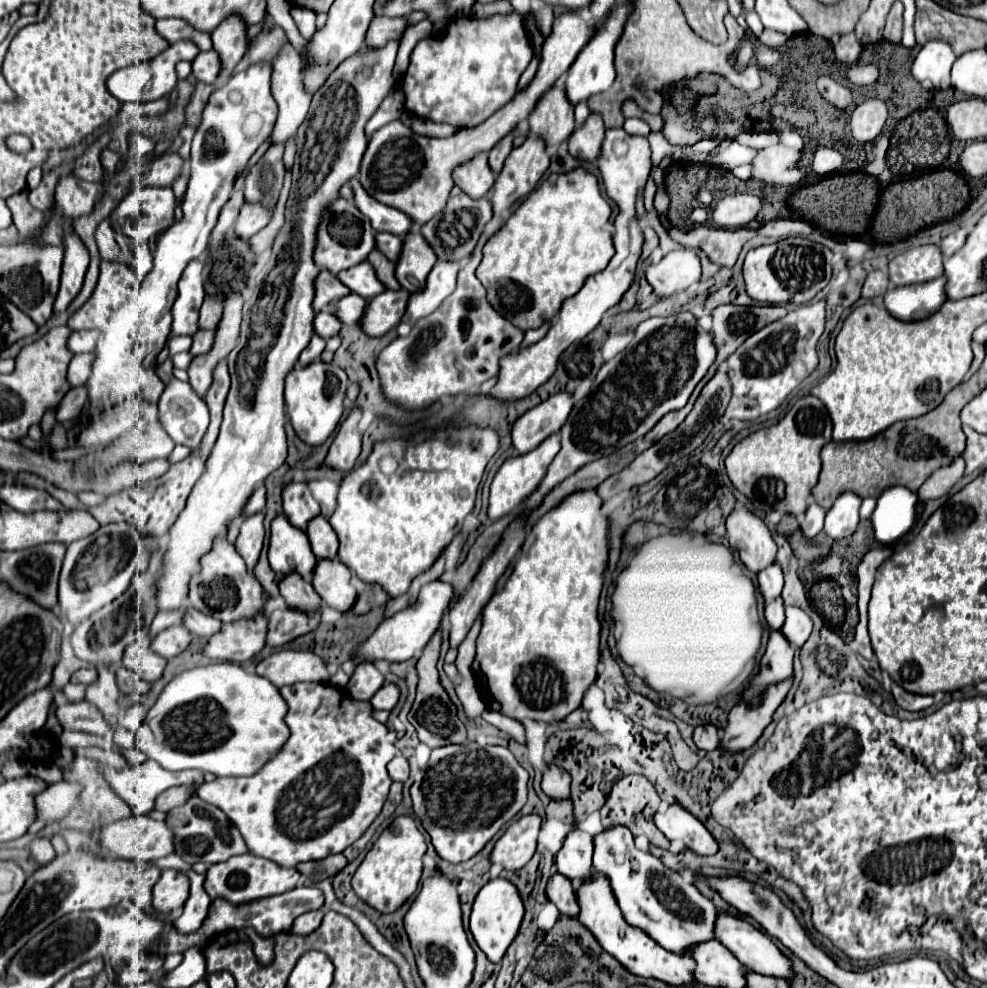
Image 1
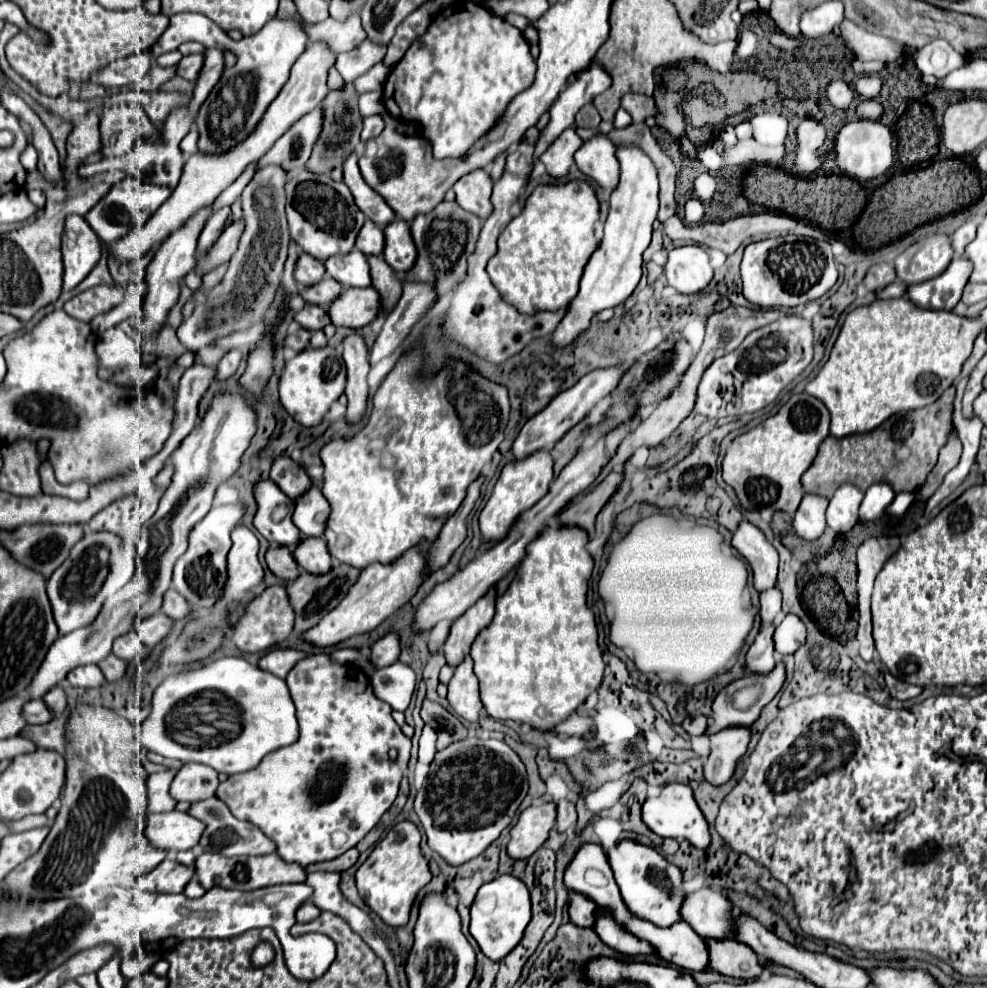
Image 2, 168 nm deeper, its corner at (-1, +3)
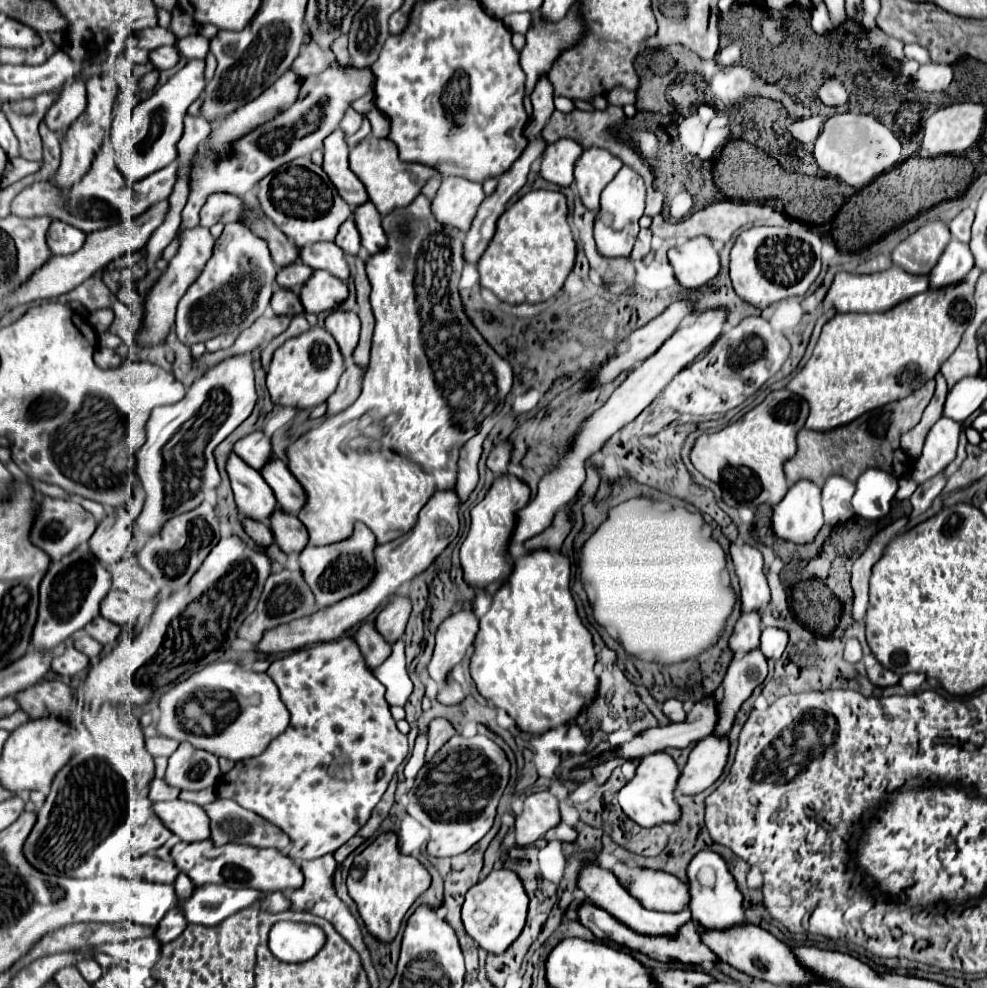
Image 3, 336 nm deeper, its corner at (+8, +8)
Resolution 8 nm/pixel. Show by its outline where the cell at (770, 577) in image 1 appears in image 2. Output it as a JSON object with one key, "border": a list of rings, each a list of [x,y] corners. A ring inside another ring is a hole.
{"border":[[[771,587],[761,591],[761,621],[777,623],[777,615],[781,611],[781,591],[779,587]]]}

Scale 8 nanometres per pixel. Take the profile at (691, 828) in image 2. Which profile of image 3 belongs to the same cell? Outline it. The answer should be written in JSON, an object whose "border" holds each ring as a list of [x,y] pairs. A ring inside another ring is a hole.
{"border":[[[654,752],[644,756],[636,768],[634,778],[628,780],[618,790],[618,802],[624,814],[644,828],[652,828],[662,822],[676,822],[680,818],[680,806],[674,800],[674,788],[676,788],[678,776],[680,776],[680,770],[670,754]]]}

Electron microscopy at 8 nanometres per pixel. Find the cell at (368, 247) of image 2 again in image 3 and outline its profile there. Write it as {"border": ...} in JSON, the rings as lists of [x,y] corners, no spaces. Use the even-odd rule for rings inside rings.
{"border":[[[348,218],[348,220],[340,226],[334,242],[336,242],[344,252],[348,252],[348,254],[358,254],[358,250],[360,250],[360,234],[358,234],[358,230],[354,230],[354,218]]]}

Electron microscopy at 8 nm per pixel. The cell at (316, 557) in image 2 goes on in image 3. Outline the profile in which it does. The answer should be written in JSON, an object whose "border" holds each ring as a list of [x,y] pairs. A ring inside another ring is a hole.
{"border":[[[274,510],[270,516],[270,530],[276,544],[286,554],[300,552],[306,546],[306,528],[294,514],[282,514],[282,510]]]}

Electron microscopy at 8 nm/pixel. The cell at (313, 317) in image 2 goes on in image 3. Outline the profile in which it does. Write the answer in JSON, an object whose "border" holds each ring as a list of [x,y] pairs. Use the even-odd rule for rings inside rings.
{"border":[[[282,288],[272,294],[270,306],[272,306],[272,310],[274,310],[276,314],[294,316],[294,314],[298,314],[298,312],[304,312],[298,294],[292,292],[292,290],[282,290]]]}

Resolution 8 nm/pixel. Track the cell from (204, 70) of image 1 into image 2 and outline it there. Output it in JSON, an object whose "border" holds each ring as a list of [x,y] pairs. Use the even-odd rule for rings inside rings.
{"border":[[[203,53],[199,55],[187,55],[179,61],[177,65],[177,73],[189,81],[195,81],[199,77],[199,71],[203,67]]]}

